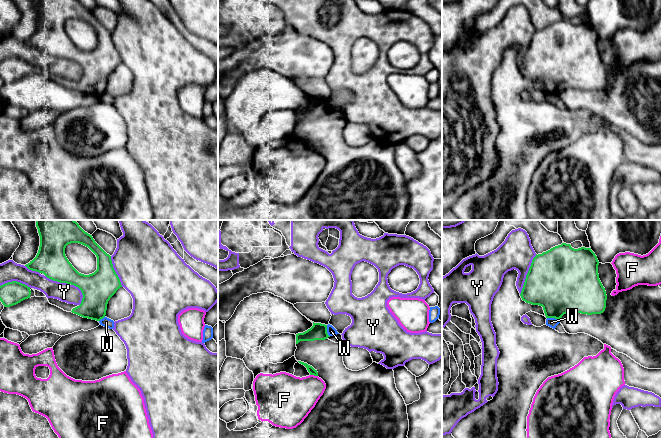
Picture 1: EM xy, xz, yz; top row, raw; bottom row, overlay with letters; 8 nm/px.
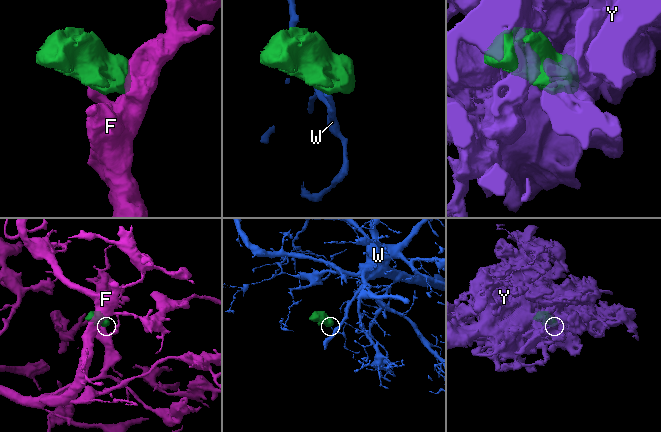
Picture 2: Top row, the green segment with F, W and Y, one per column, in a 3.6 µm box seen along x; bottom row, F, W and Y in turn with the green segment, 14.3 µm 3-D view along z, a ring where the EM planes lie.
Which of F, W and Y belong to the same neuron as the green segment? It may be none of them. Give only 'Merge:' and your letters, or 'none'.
Merge: Y

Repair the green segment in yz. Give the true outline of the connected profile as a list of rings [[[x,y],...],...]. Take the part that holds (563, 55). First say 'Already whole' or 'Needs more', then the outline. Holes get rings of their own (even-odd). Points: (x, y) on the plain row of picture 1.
Already whole. [[[562,19],[542,30],[536,30],[521,67],[526,79],[543,83],[546,94],[560,95],[568,88],[601,90],[605,87],[607,71],[598,50],[599,37],[591,24],[574,25]]]

